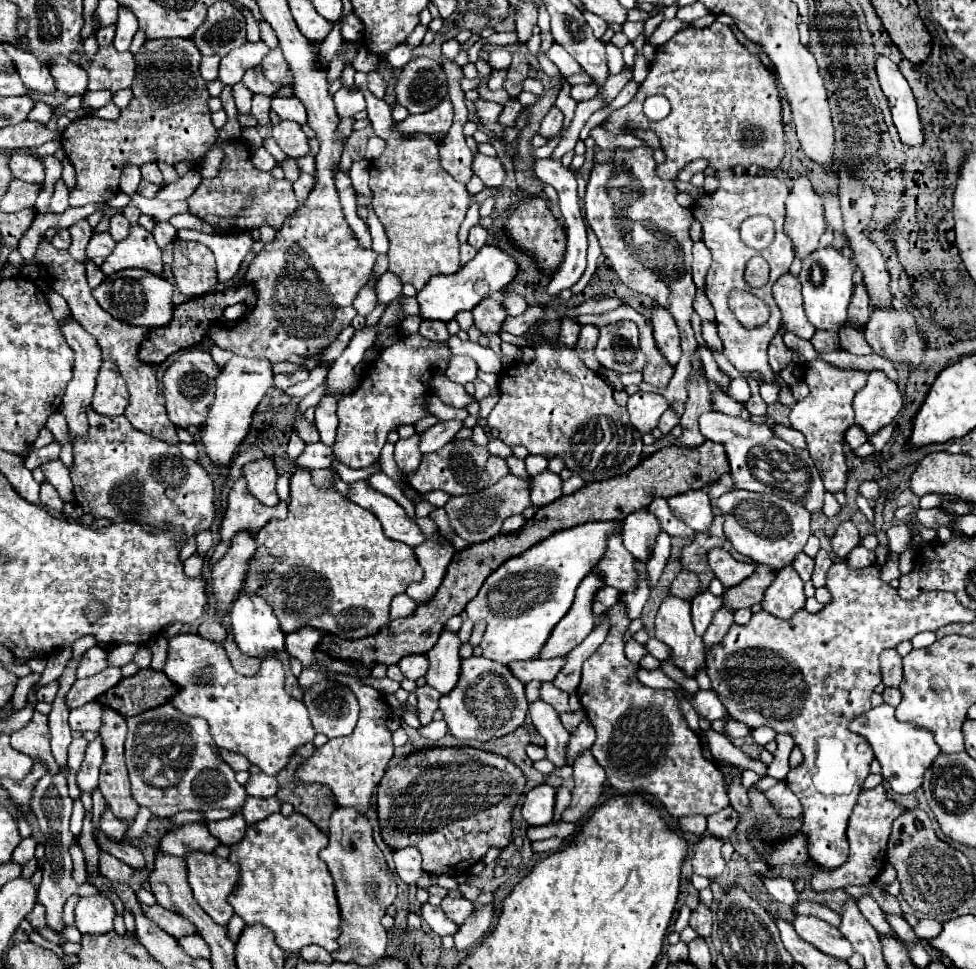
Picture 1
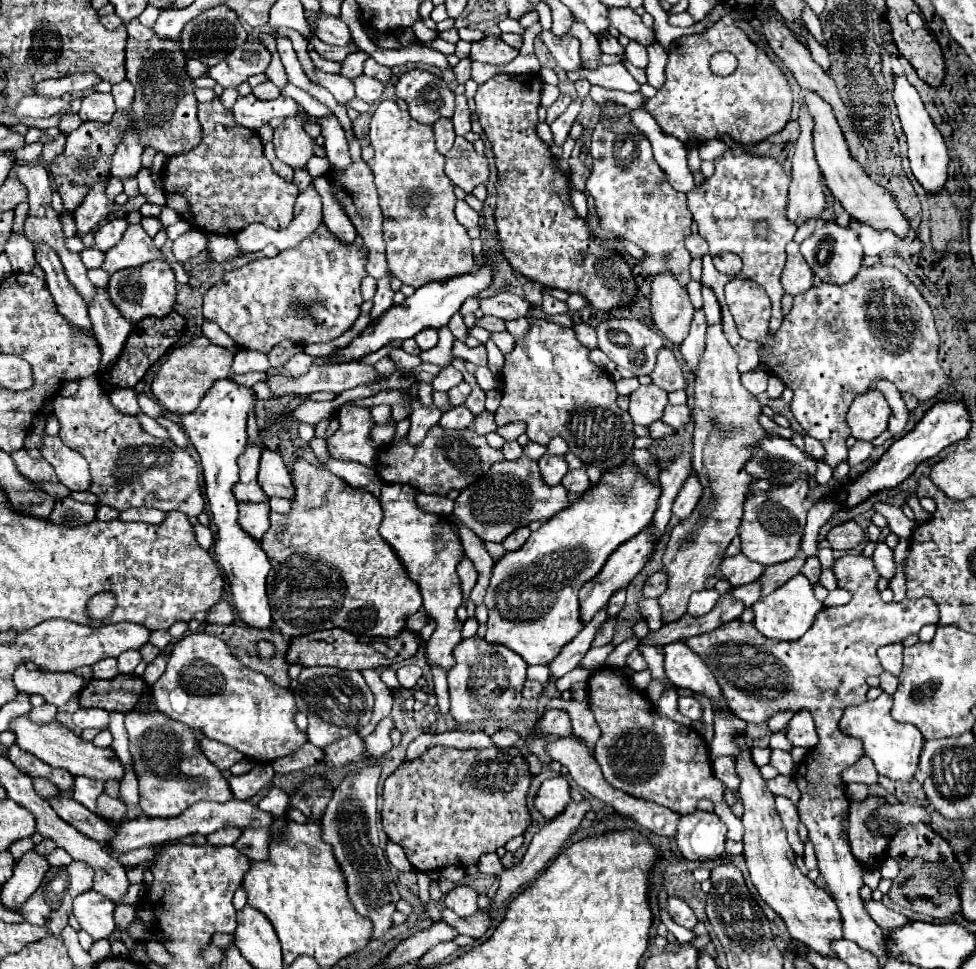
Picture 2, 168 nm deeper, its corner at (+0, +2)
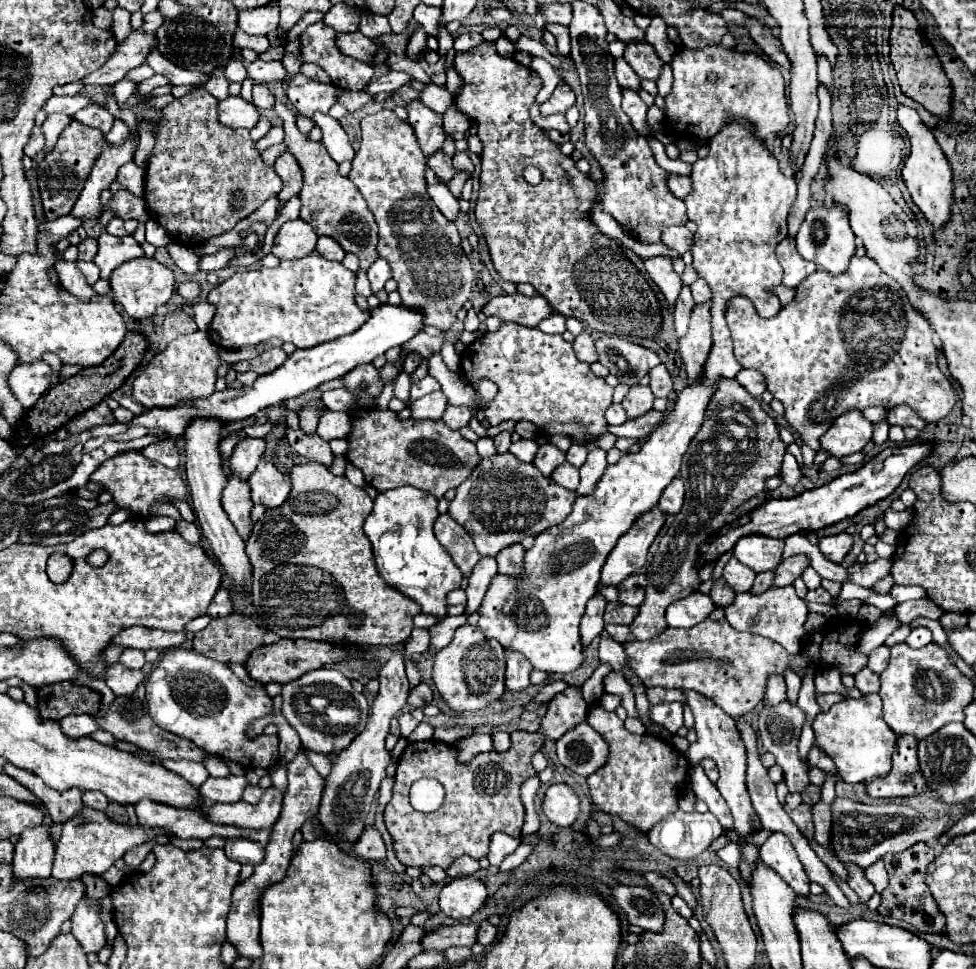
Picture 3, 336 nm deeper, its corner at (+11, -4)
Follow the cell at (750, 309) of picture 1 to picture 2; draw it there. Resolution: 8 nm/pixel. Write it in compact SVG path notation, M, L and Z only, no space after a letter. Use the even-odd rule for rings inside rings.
M863 266L859 274L845 286L835 286L829 282L815 284L807 292L794 297L791 312L784 318L779 330L770 336L767 336L767 328L771 316L771 300L759 284L733 278L725 286L725 298L739 328L739 334L745 340L757 340L763 344L761 362L765 362L775 376L781 376L783 382L795 392L791 412L801 428L823 444L823 462L831 468L837 468L843 460L847 460L847 438L851 436L845 420L847 410L853 398L869 390L875 380L891 380L899 390L913 394L919 402L929 400L947 384L947 376L937 364L939 336L935 330L931 308L921 292L895 268Z

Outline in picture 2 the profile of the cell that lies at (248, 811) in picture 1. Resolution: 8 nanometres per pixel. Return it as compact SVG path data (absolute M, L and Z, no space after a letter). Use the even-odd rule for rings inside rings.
M273 786L273 788L267 792L267 796L259 800L257 806L259 806L261 810L269 812L273 818L283 818L287 804L289 804L289 796L287 796L283 790L279 790L279 788Z

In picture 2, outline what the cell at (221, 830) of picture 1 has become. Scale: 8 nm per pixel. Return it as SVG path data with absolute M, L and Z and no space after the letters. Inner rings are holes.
M227 828L227 830L217 830L215 834L207 836L207 842L213 846L223 846L223 844L233 844L241 836L239 828Z

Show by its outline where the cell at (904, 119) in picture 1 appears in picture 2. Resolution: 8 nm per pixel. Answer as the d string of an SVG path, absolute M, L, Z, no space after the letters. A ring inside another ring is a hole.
M897 74L893 78L893 100L899 112L899 120L903 126L903 134L907 138L907 148L909 148L909 162L911 162L911 170L915 174L915 178L919 180L919 184L927 190L927 192L937 192L943 188L945 180L947 180L947 162L949 162L949 154L947 154L947 146L939 134L939 130L933 126L921 98L919 92L913 88L913 84L909 84L909 80L901 74Z

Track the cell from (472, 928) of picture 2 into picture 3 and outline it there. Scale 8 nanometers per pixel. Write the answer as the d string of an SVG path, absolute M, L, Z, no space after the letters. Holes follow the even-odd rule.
M488 920L482 922L482 930L478 932L478 944L482 946L490 946L498 936L498 928L494 924L490 924Z

